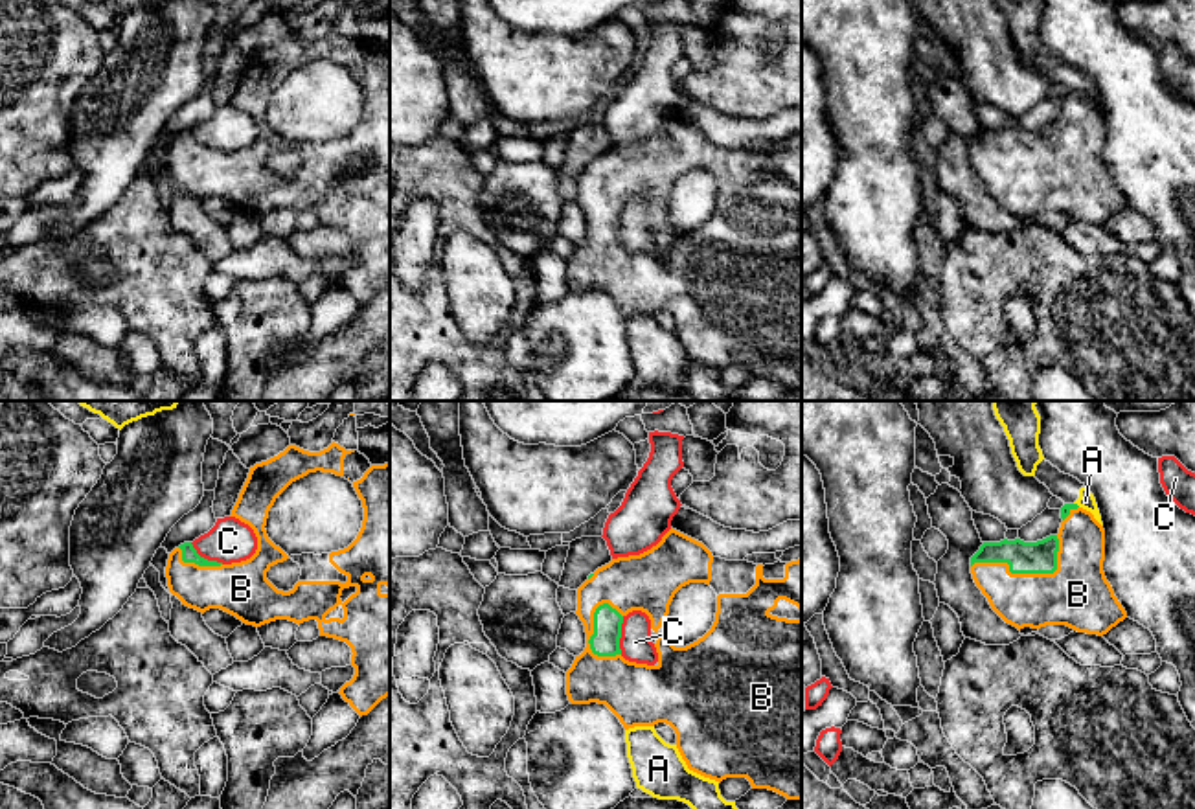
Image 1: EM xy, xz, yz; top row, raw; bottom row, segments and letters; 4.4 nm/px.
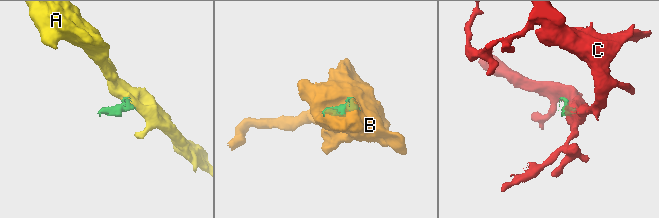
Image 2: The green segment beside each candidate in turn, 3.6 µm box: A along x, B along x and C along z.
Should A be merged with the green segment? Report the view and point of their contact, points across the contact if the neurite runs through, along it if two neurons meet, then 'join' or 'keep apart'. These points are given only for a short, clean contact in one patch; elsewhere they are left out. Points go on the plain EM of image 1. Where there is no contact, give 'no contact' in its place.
yz (1076, 92) | along yz (1074, 91), (1080, 94) | keep apart

